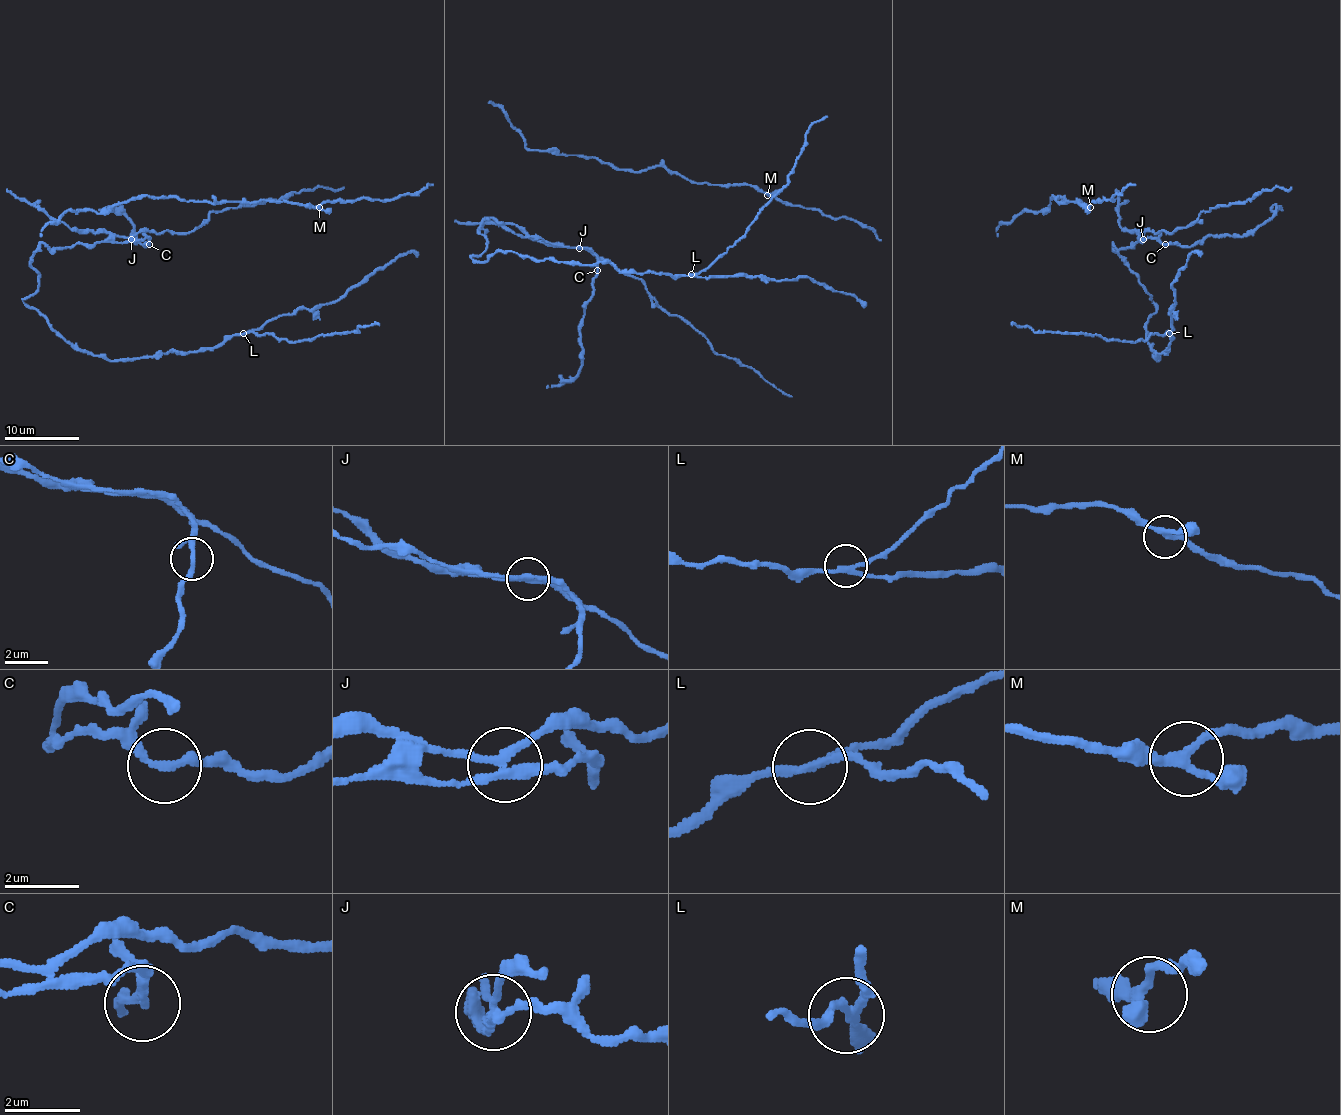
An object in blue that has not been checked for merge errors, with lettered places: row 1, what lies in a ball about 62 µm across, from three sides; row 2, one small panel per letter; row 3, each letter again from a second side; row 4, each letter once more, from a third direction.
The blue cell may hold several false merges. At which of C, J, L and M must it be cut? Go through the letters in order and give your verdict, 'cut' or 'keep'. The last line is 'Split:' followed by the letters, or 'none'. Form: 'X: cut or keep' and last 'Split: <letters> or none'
C: keep
J: cut
L: cut
M: keep
Split: J, L

